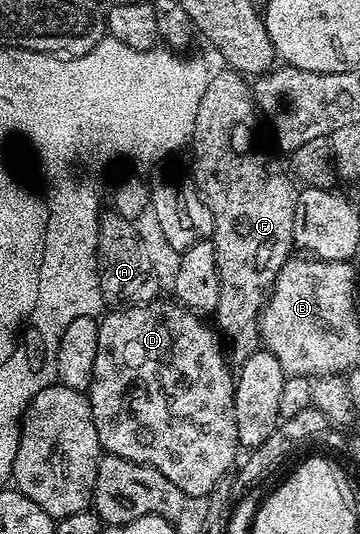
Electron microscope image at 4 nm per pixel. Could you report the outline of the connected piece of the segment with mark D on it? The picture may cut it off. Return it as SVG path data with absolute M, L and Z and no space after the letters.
M176 301L161 302L125 305L120 309L110 310L113 311L110 315L102 314L100 316L94 373L87 390L89 404L91 405L91 417L95 421L95 433L99 433L99 441L104 454L123 457L127 461L135 461L139 465L159 469L159 473L163 473L163 477L167 477L167 481L172 481L175 485L179 485L179 489L183 489L186 497L193 497L193 495L208 497L218 490L217 482L229 470L232 472L238 462L239 444L237 441L237 426L235 425L235 401L233 400L235 371L227 358L226 348L223 346L218 332L210 324L209 328L201 320L204 318L200 314L190 311L189 308L181 306Z

